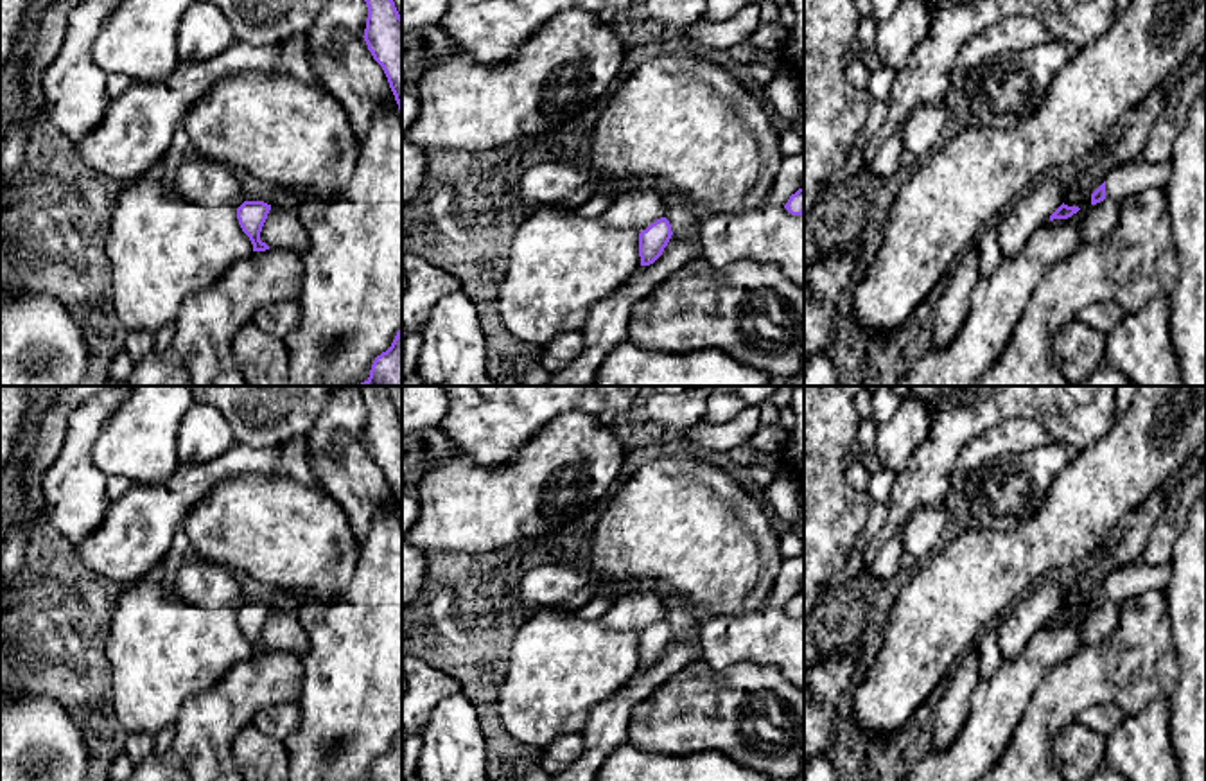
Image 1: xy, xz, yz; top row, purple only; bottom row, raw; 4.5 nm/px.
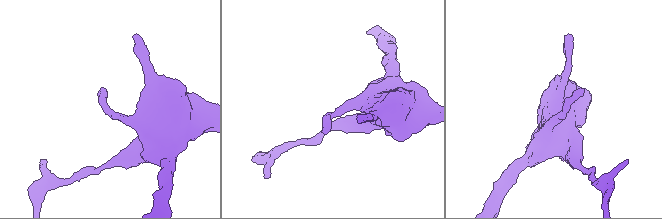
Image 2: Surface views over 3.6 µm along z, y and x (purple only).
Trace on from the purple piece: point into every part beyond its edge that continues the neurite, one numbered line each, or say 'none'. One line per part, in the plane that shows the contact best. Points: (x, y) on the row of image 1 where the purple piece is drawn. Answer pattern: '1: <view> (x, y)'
1: yz (1138, 176)

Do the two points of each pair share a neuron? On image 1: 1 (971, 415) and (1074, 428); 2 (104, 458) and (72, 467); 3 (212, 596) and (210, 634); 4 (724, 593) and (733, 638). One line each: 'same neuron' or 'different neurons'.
1: same neuron
2: different neurons
3: different neurons
4: different neurons

